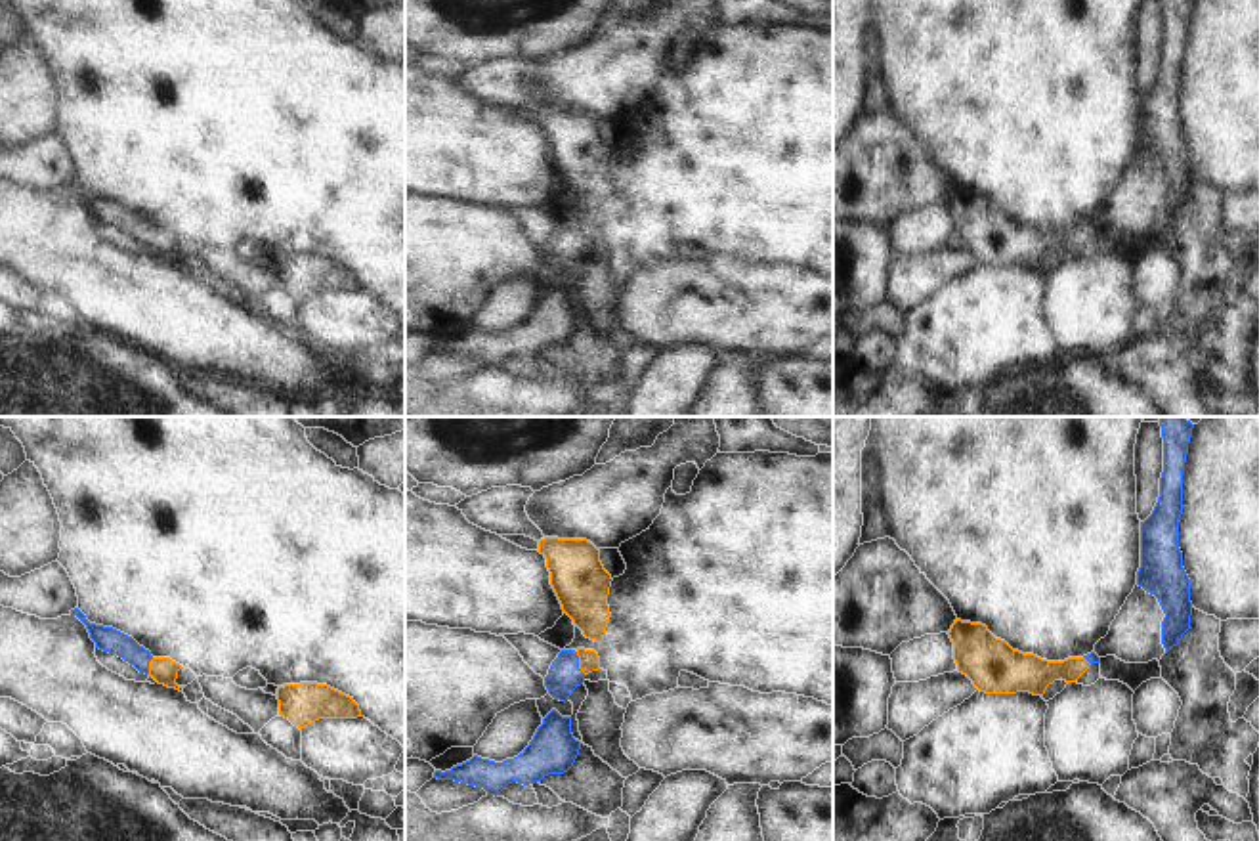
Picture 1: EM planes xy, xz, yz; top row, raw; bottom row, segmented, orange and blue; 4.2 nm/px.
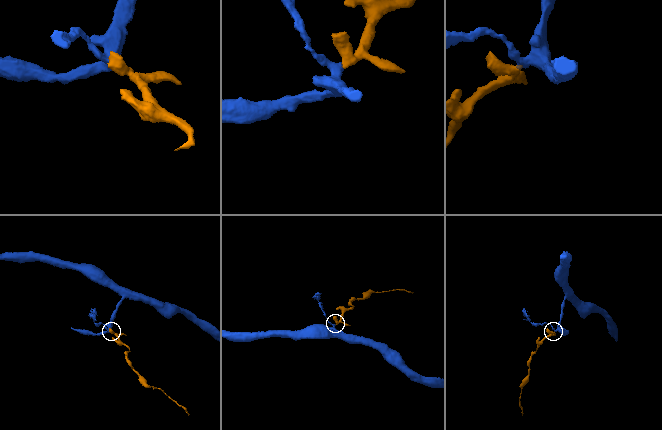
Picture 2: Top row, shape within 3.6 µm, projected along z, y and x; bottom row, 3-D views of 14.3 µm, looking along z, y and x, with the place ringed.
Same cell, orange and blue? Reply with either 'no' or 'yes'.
yes

